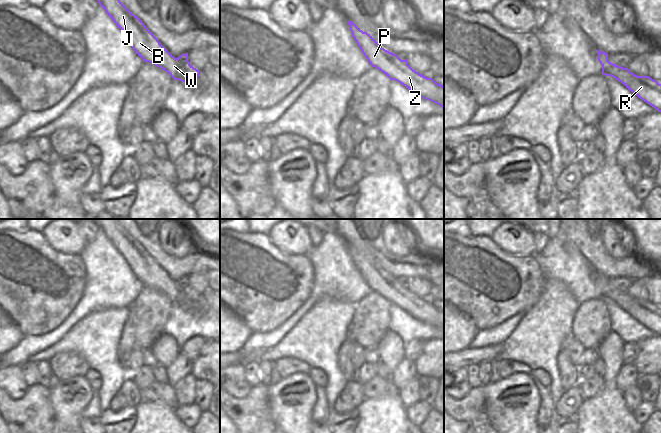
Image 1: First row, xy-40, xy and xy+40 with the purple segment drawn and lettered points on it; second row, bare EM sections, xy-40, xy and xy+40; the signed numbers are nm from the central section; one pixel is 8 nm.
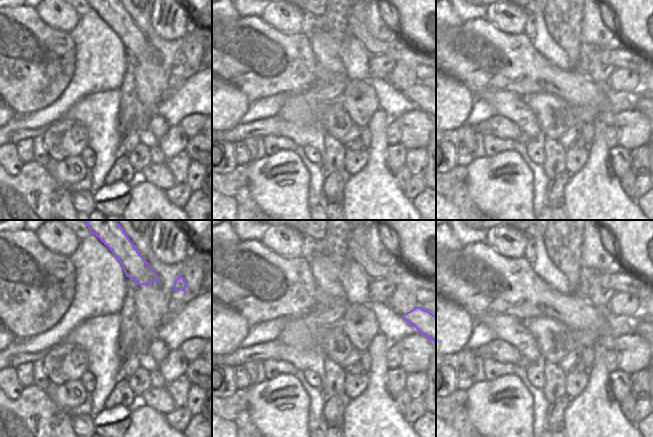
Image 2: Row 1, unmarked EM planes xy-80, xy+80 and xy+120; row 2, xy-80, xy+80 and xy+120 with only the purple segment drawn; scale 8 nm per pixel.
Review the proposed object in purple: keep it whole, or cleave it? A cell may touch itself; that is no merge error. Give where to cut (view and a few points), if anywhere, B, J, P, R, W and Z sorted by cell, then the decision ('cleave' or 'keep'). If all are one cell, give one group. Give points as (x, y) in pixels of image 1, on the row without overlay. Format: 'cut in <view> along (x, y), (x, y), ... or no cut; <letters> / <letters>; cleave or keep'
no cut; B J P R W Z; keep

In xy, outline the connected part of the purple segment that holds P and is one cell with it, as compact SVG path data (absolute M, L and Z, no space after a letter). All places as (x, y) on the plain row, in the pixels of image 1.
M348 245L352 261L372 291L383 296L417 320L429 324L444 333L444 310L437 308L408 289L408 283L401 284L396 278L385 274L370 258L363 256L356 248Z

